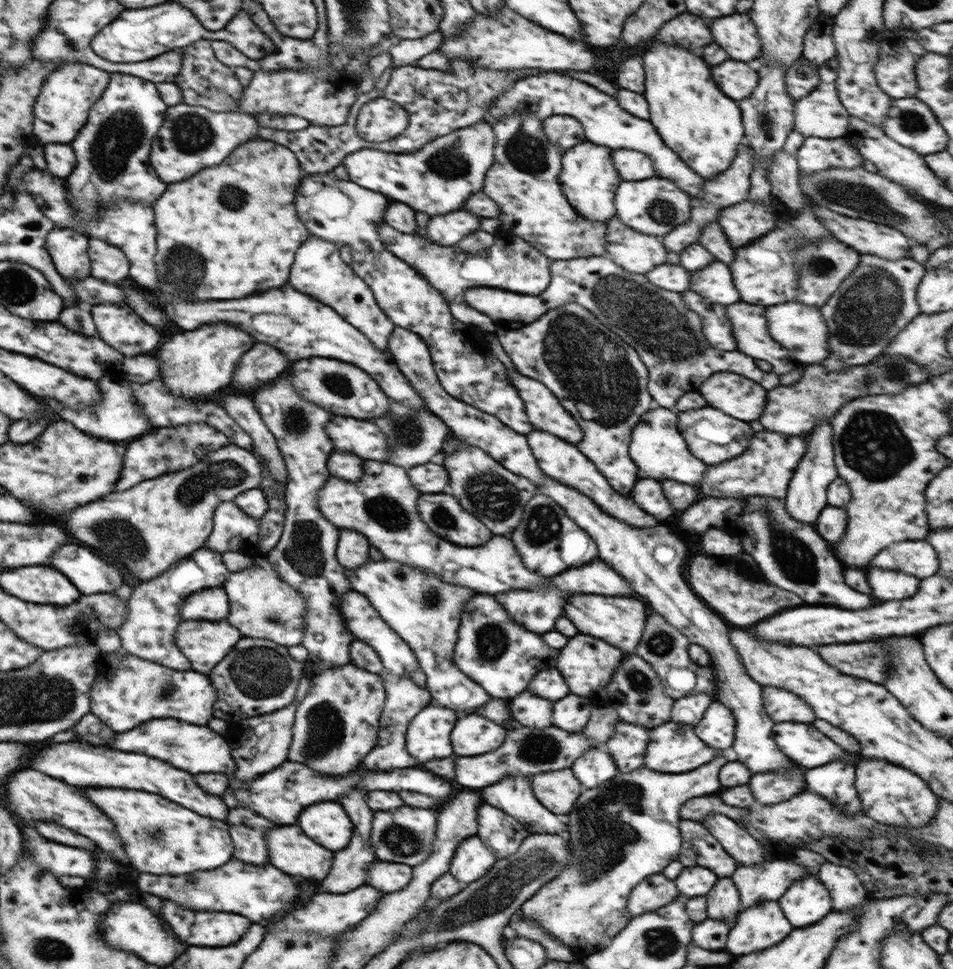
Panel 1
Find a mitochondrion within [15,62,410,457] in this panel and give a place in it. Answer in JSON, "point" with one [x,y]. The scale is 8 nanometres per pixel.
{"point":[124,129]}

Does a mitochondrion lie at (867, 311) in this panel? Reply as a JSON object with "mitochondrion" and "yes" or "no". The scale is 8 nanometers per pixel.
{"mitochondrion":"yes"}

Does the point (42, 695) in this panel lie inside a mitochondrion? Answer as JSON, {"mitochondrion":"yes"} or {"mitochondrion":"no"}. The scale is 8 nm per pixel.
{"mitochondrion":"yes"}

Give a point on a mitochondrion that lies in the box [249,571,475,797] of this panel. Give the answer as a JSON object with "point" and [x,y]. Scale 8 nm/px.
{"point":[324,727]}

